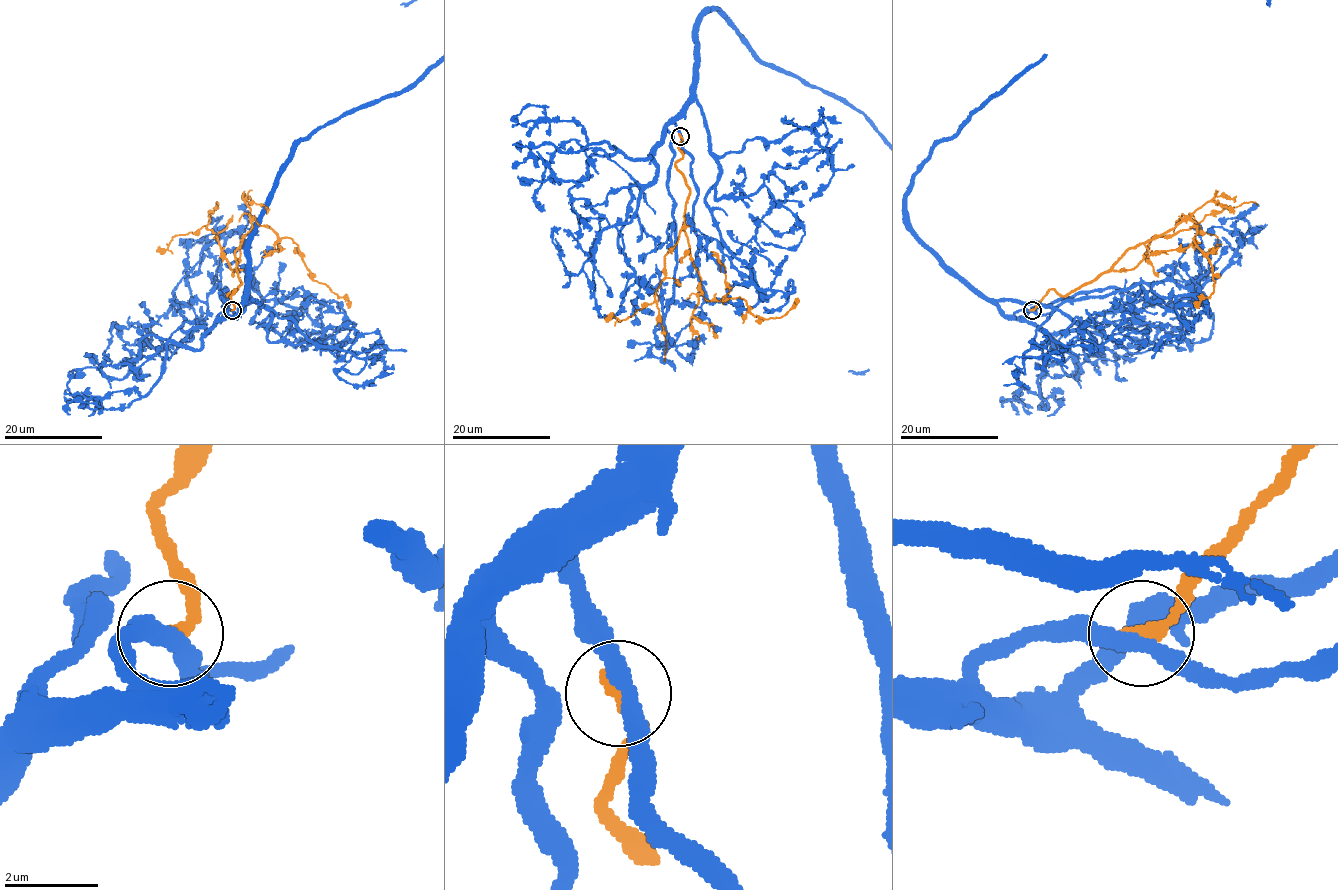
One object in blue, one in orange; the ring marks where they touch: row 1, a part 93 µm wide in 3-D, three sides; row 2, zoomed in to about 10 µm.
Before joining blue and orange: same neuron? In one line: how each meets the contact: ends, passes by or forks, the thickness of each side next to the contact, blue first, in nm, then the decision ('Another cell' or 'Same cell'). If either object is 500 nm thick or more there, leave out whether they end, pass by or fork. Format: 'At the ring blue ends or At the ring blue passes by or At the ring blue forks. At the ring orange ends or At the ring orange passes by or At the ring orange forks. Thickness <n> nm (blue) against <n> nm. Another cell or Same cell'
At the ring blue passes by. At the ring orange ends. Thickness 340 nm (blue) against 320 nm. Another cell

